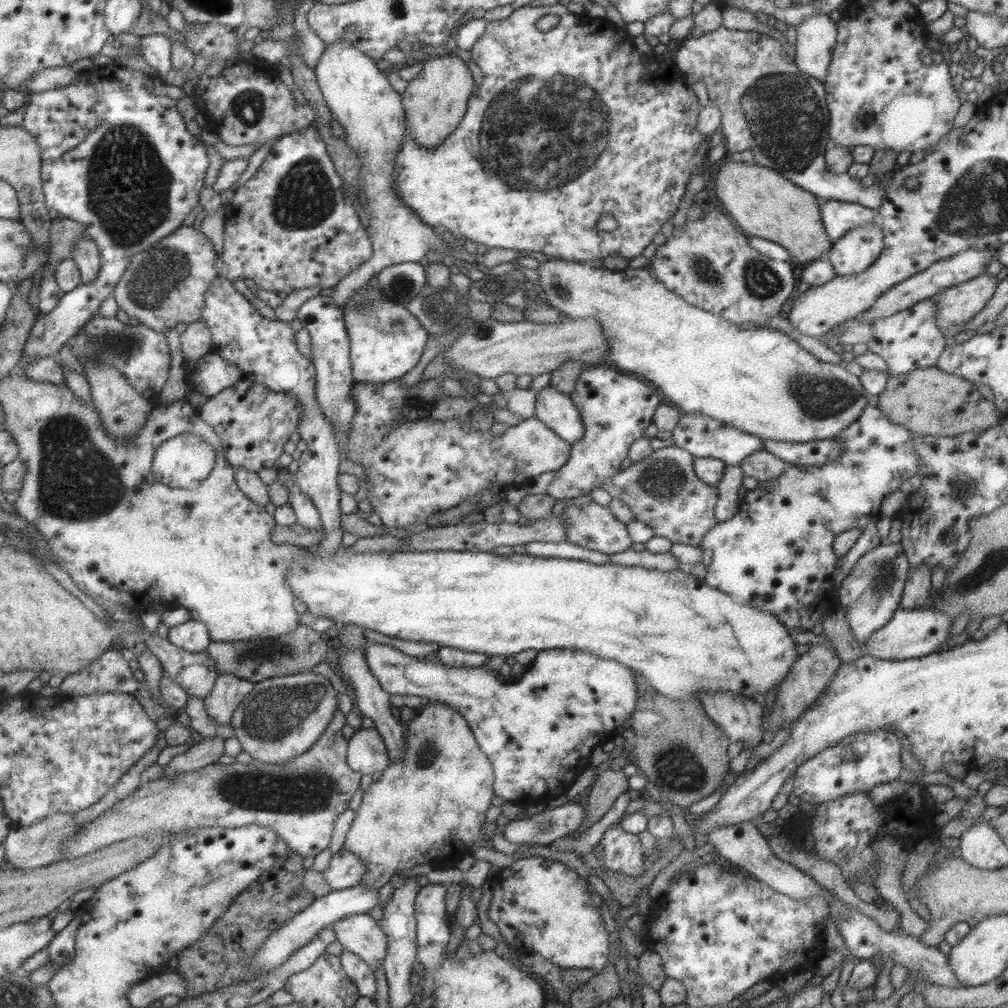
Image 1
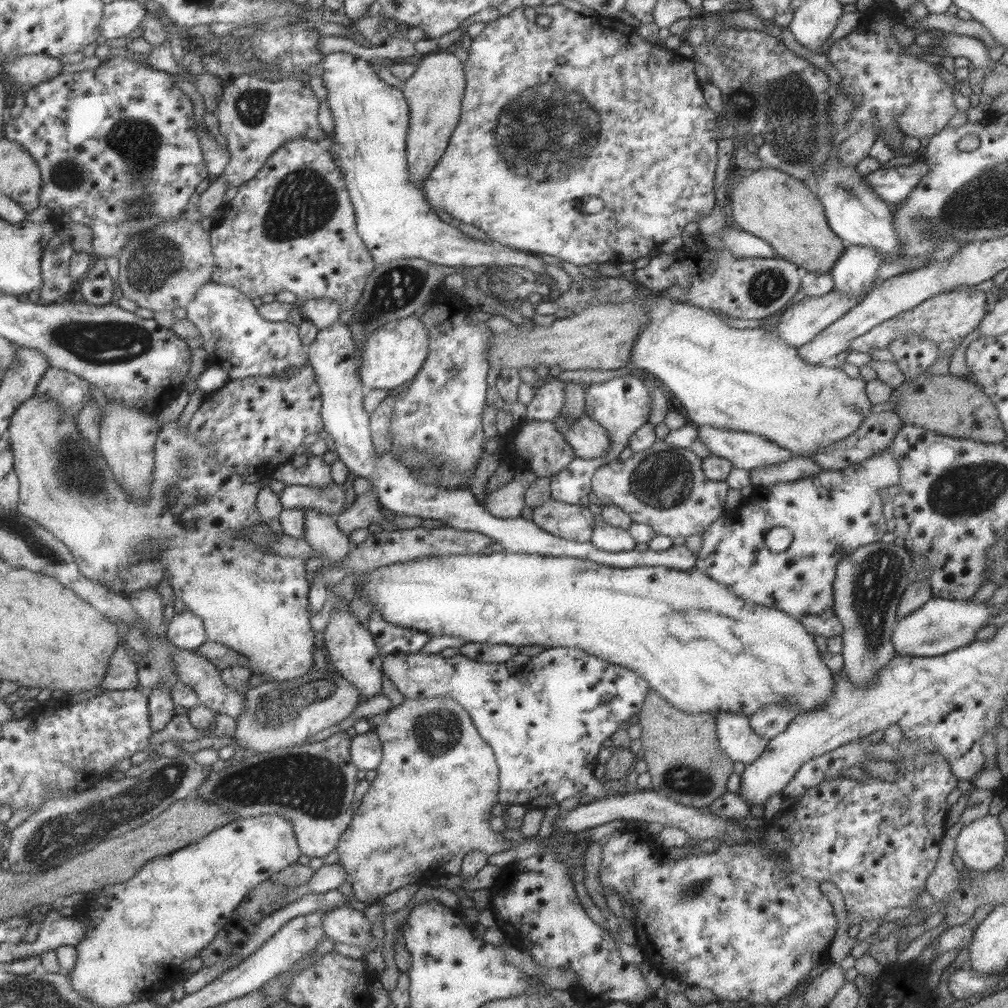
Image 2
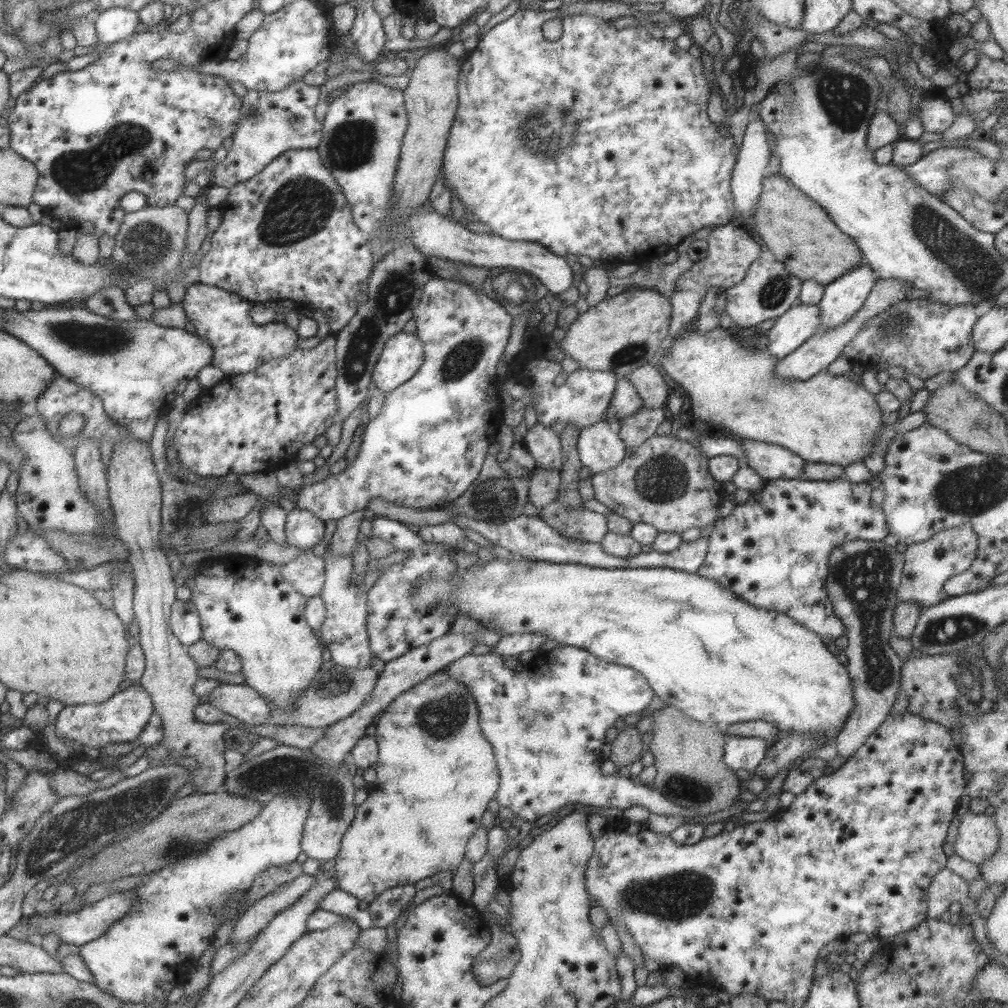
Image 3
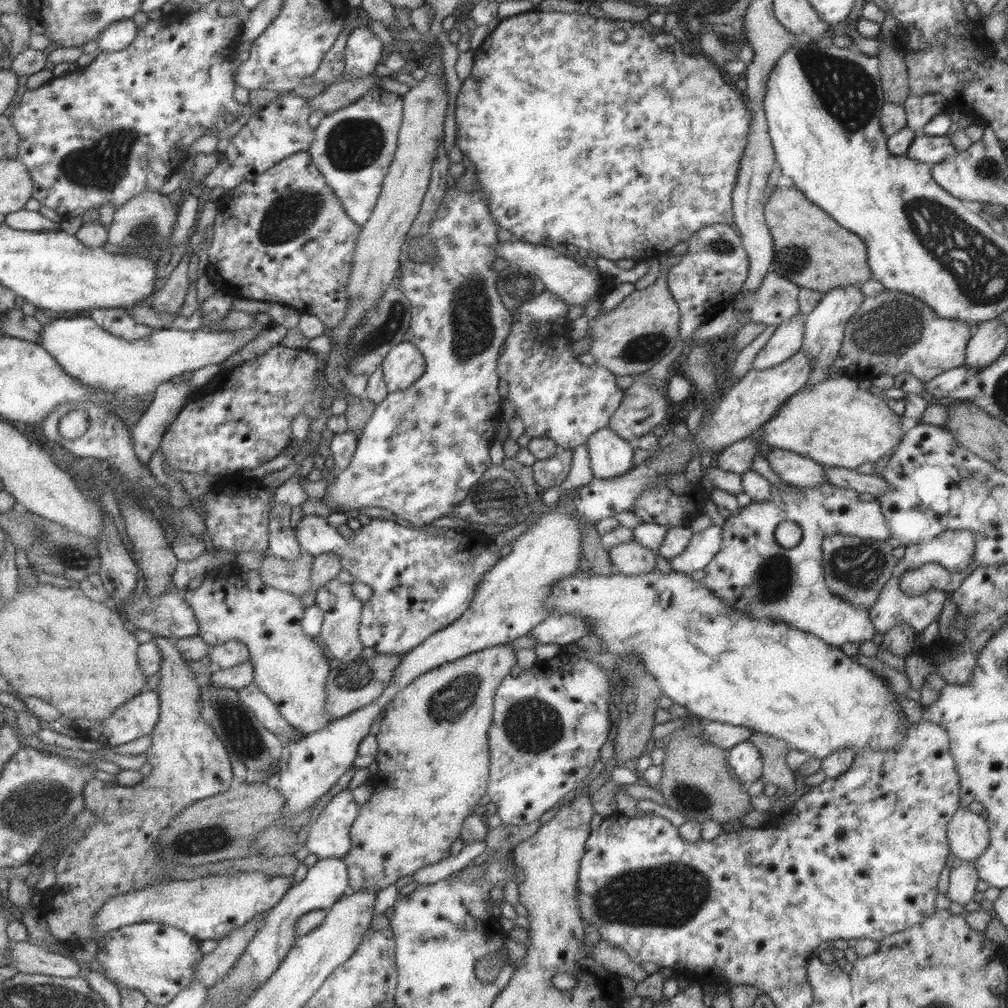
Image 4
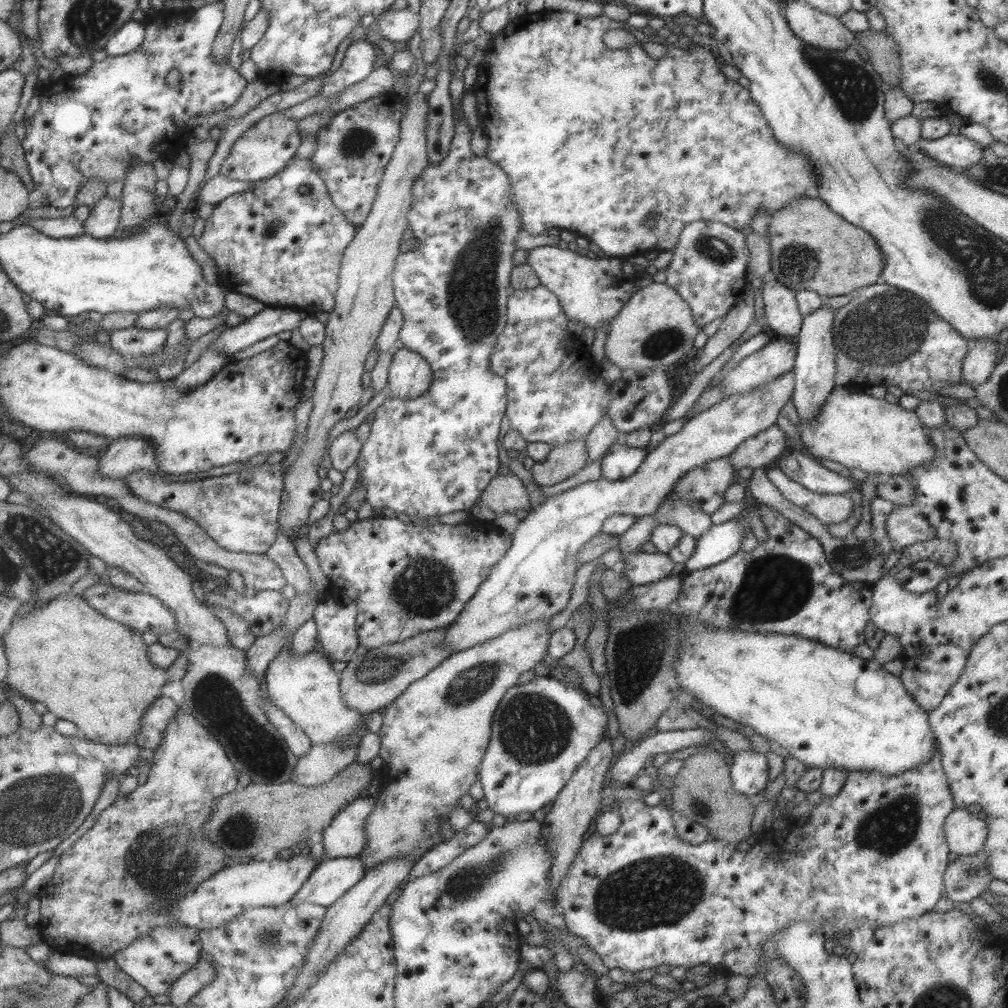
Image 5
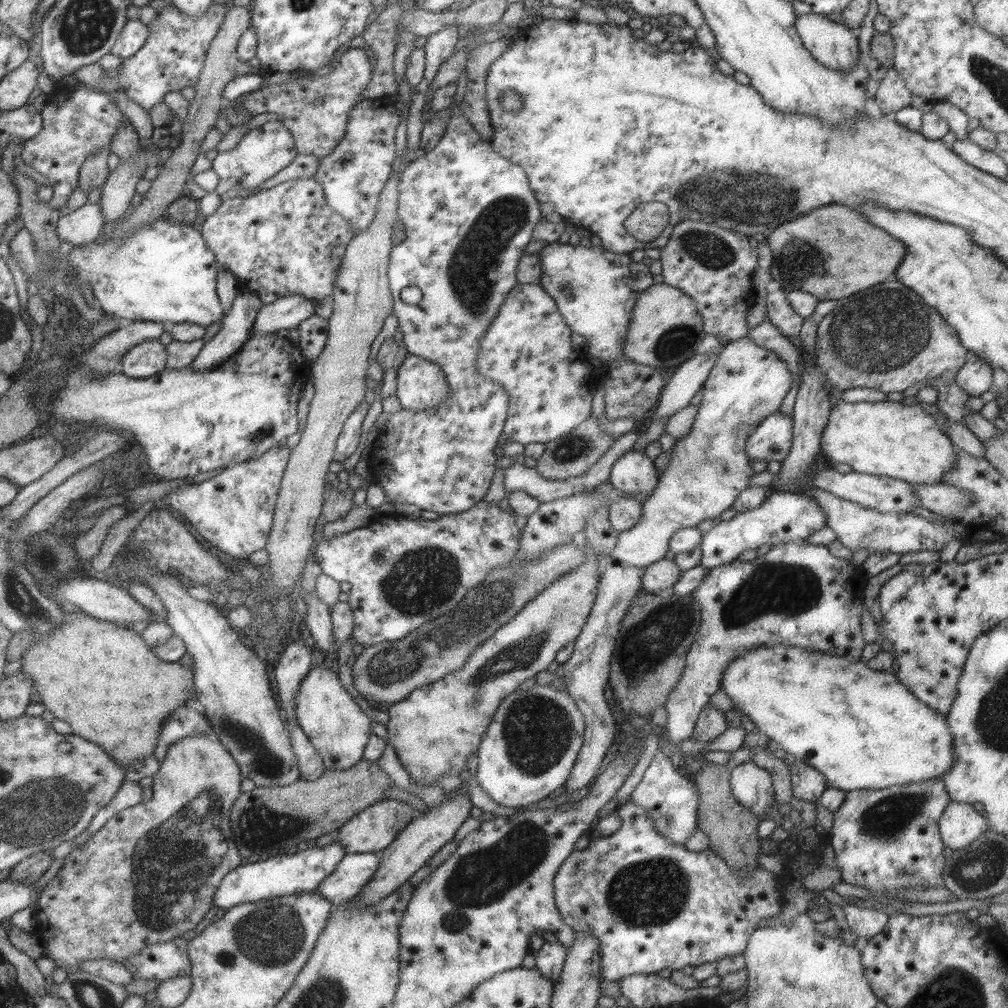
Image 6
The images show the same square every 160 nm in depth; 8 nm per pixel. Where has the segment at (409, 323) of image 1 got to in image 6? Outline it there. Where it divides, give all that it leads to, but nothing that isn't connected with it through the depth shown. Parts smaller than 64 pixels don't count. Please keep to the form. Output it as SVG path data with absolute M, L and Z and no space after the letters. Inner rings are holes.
M406 354L396 369L395 394L403 409L435 408L448 395L445 375L437 364Z

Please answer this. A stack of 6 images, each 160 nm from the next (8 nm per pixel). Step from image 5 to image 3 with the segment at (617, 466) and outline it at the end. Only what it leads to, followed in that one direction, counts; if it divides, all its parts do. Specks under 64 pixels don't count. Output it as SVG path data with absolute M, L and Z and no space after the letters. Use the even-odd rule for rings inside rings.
M601 420L579 430L576 442L578 457L582 466L589 468L591 474L609 470L619 464L625 458L625 448L620 436L611 430L606 421Z

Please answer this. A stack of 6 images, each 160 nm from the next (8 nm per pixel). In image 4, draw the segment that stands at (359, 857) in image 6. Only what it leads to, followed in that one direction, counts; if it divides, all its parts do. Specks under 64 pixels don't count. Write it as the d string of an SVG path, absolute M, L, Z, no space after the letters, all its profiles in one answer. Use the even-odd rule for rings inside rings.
M318 859L313 866L306 870L305 878L289 887L282 898L269 908L262 918L261 926L256 930L241 956L233 963L228 975L207 989L207 1001L213 1004L225 1003L229 999L239 1001L241 995L245 991L249 991L251 986L261 985L276 970L287 951L293 946L296 922L300 916L315 909L327 910L346 893L348 893L347 871L342 859Z

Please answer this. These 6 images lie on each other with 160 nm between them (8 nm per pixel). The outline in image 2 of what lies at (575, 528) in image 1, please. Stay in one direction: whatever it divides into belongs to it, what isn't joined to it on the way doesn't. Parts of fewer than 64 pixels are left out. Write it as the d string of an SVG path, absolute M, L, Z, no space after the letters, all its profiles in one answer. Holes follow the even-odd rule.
M596 517L593 523L589 542L593 547L604 552L623 552L635 548L635 542L627 530L609 526L599 517Z

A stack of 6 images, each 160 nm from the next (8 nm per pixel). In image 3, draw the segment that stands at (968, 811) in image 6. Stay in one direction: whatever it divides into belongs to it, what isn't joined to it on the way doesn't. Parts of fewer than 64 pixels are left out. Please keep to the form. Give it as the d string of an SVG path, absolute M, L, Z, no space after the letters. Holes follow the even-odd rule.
M967 812L960 817L956 839L951 844L954 854L979 867L999 846L998 828L992 815Z

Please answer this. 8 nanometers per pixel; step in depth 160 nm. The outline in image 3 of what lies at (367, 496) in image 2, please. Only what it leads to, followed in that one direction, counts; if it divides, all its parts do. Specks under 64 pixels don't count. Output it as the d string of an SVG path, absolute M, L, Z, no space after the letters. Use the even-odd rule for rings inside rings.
M355 510L355 512L339 518L327 548L335 555L351 555L362 519L364 519L363 510Z

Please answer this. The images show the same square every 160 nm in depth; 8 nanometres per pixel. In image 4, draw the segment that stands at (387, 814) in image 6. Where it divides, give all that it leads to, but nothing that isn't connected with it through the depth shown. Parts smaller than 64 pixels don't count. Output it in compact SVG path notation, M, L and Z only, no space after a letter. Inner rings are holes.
M348 789L331 797L310 825L302 843L308 854L314 854L318 859L341 859L349 850L349 827L355 820L359 807Z

